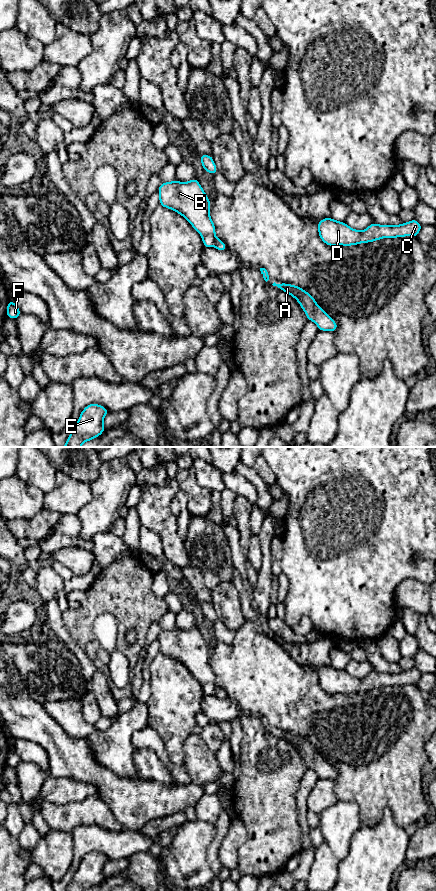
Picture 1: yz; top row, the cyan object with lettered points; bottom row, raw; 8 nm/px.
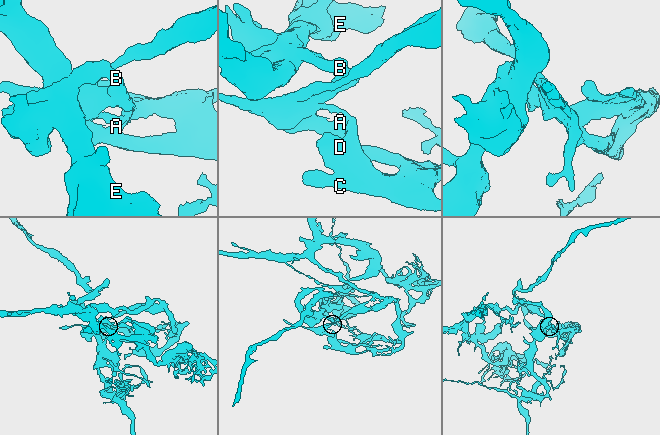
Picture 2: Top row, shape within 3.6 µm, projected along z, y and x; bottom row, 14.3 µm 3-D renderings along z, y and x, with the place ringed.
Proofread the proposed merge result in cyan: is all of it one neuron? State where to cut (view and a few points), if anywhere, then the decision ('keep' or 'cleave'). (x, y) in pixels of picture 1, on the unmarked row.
yz (216, 686), (213, 693) | cleave

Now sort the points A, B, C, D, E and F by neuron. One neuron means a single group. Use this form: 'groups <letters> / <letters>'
groups A C D / B E F

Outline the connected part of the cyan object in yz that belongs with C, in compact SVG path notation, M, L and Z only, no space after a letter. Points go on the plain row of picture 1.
M323 666L319 669L317 676L320 687L326 693L352 694L389 685L417 685L422 673L416 667L413 667L400 673L372 671L365 678L358 679L348 674L345 670L336 669L333 666Z

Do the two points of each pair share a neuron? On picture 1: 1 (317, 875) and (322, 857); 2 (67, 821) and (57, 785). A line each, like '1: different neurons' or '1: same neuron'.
1: same neuron
2: different neurons

